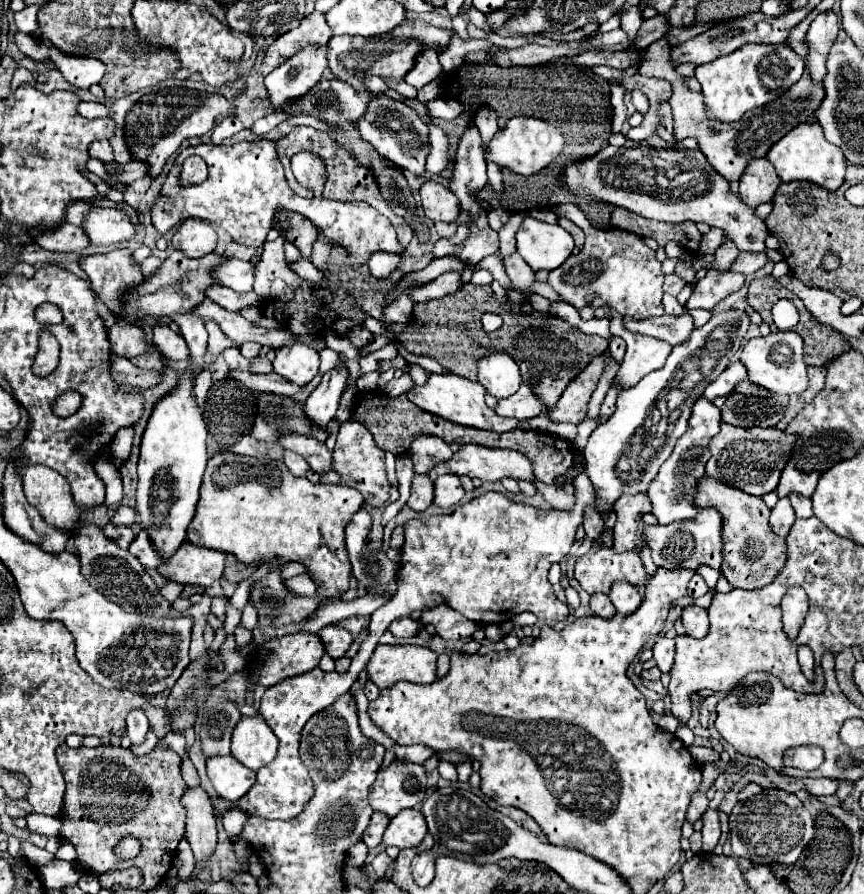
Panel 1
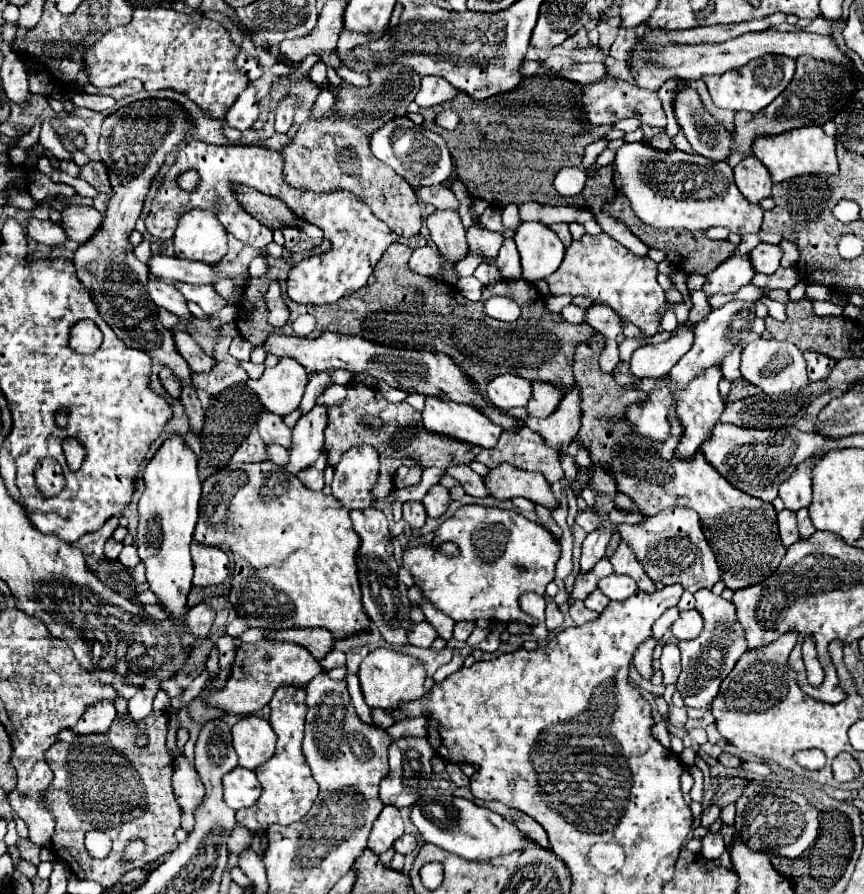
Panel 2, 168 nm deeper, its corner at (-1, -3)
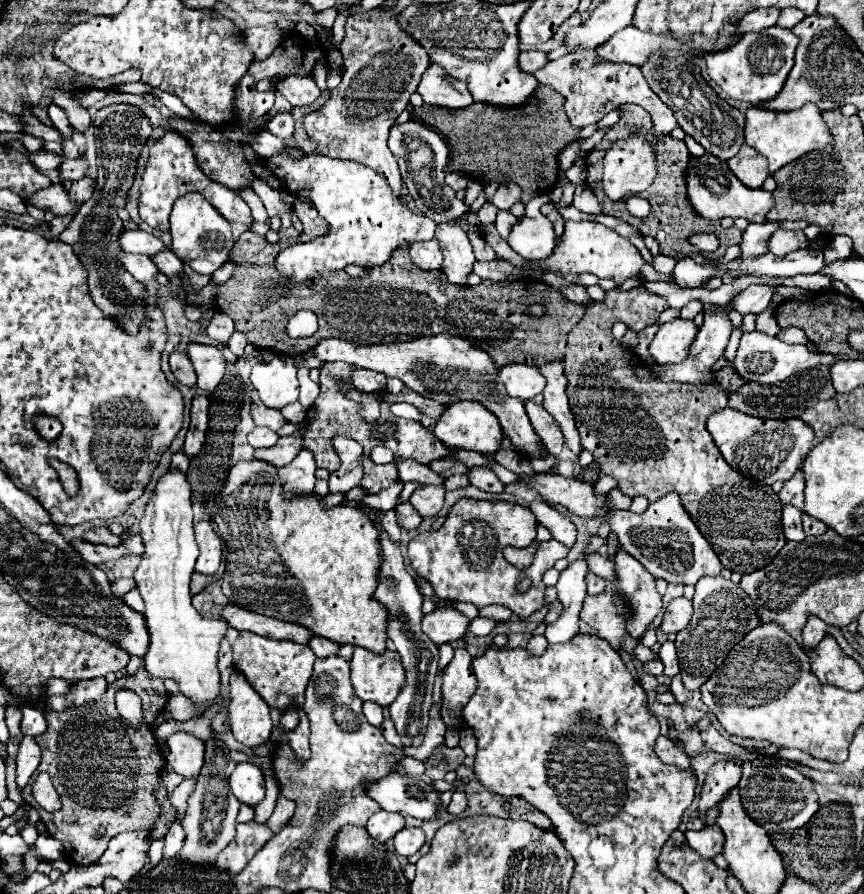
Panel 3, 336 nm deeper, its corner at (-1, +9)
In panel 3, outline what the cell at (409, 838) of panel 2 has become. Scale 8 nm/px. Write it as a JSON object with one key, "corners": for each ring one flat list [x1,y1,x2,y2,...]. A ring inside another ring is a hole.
{"corners":[[404,828,394,836,394,848,400,856,412,856,424,846,422,828]]}

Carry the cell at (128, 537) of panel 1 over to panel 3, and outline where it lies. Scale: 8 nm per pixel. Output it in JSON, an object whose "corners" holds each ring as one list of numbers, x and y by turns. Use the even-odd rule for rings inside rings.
{"corners":[[96,526,96,528,90,528,88,532,84,532,82,536,86,542,90,544,106,544,106,546,118,546,122,540,118,536,114,536,106,526]]}

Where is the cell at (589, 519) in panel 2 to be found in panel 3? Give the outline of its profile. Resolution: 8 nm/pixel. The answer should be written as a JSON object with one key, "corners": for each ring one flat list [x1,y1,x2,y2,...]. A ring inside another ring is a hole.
{"corners":[[666,494,656,504,650,504,644,514,610,510,608,520,622,548,634,556,654,578,662,578,668,584,694,586,702,576,718,576,722,570,720,558,680,504,678,494]]}

